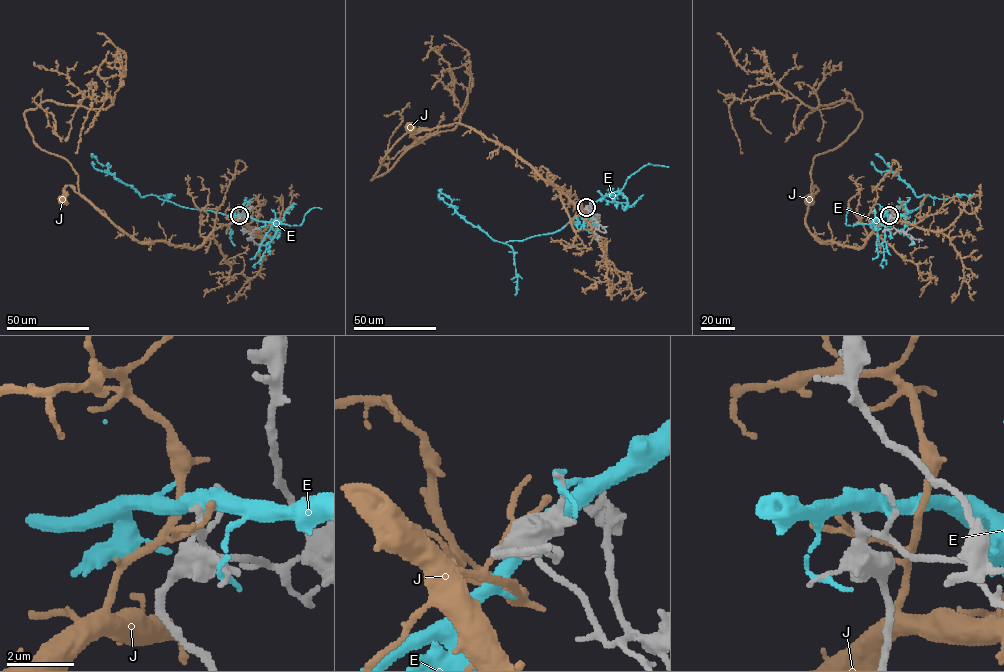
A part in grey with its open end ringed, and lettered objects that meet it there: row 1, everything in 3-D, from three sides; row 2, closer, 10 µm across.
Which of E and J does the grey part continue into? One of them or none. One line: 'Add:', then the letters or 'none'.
Add: none

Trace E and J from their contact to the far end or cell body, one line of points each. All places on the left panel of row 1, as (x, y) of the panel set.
E: (239, 215), (181, 207), (155, 195), (141, 197), (112, 173), (97, 170), (93, 161)
J: (239, 217), (217, 227), (203, 242), (192, 248), (162, 241), (138, 242), (70, 185), (64, 188), (62, 199)

